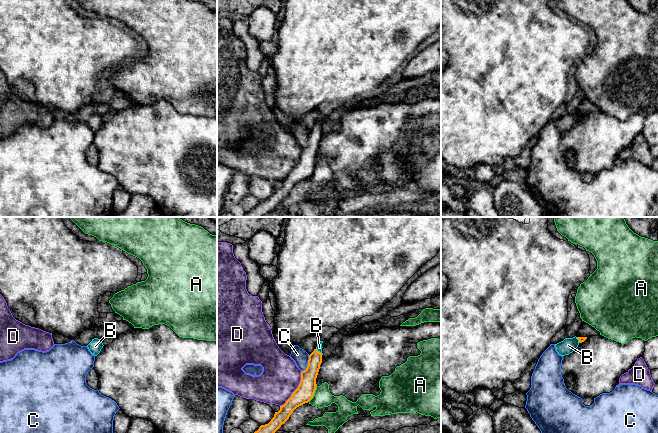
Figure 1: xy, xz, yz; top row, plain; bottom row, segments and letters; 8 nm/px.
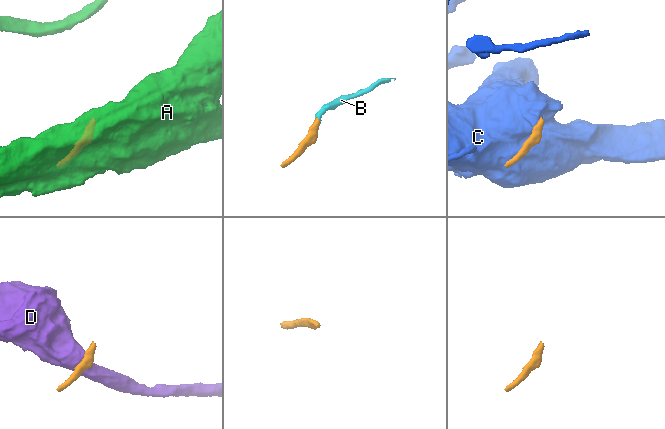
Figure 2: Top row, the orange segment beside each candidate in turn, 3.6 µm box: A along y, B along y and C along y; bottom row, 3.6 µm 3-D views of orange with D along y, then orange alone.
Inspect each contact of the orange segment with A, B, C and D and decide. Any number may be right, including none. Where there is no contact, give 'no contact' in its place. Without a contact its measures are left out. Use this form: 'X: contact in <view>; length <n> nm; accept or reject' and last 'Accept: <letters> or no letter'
A: contact in xz; length 150 nm; reject
B: contact in xz; length 80 nm; accept
C: contact in xz; length 150 nm; reject
D: contact in xz; length 340 nm; reject
Accept: B

